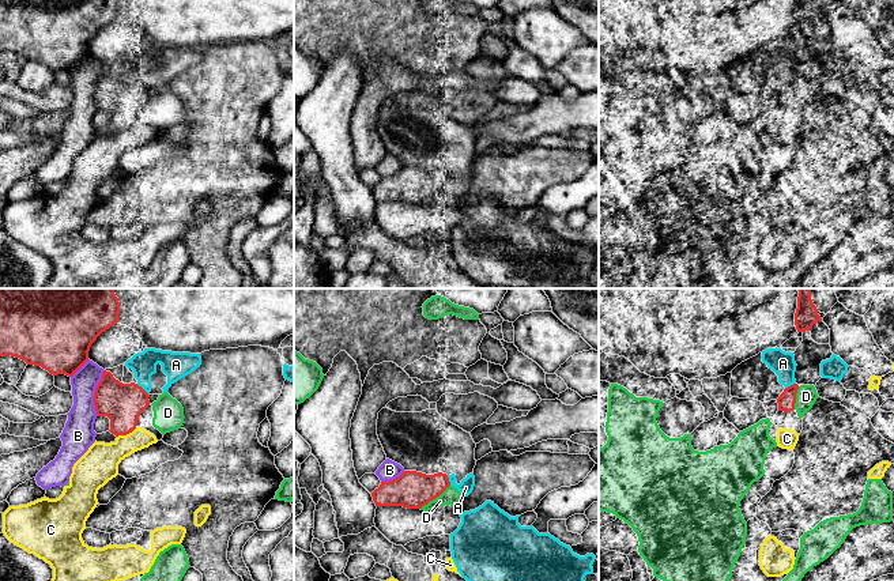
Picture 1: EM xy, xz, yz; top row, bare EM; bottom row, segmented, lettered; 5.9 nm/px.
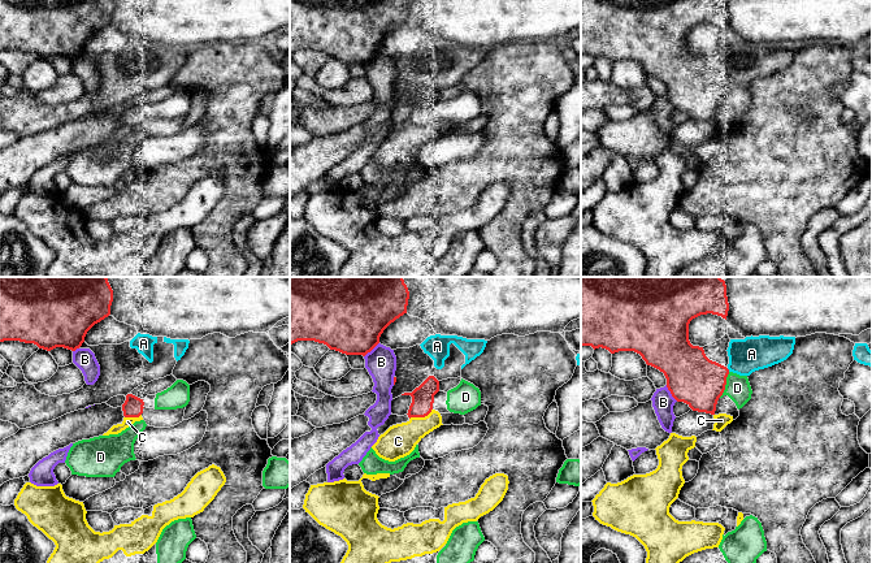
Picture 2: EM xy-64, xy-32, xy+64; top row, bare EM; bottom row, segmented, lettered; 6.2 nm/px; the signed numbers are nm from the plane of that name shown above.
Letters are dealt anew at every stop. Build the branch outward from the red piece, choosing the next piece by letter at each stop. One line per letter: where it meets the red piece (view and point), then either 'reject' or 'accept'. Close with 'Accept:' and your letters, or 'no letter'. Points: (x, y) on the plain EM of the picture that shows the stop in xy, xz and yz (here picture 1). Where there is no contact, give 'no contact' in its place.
A: xy (143, 85) | reject
B: xy (94, 89) | reject
C: xy (127, 128) | reject
D: xz (434, 193) | reject
Accept: no letter

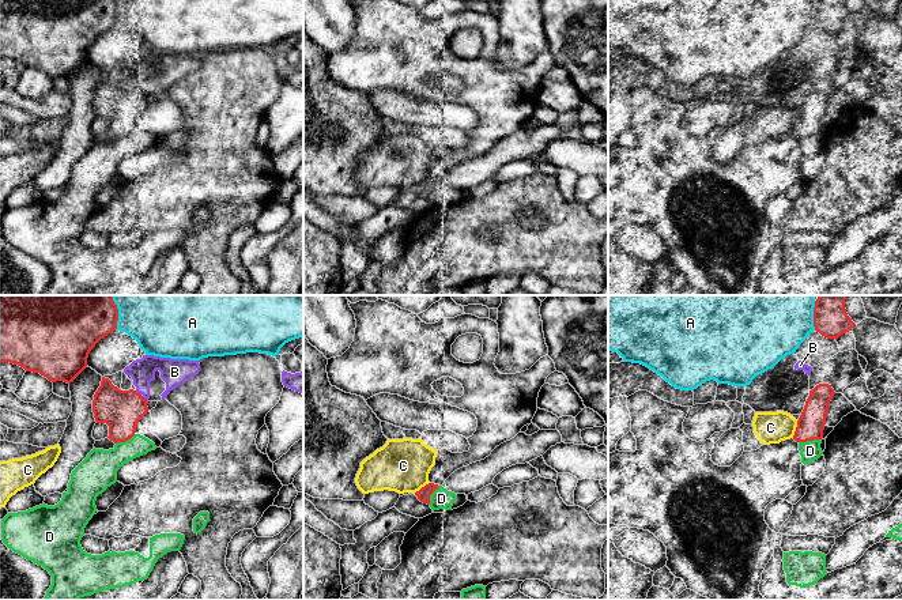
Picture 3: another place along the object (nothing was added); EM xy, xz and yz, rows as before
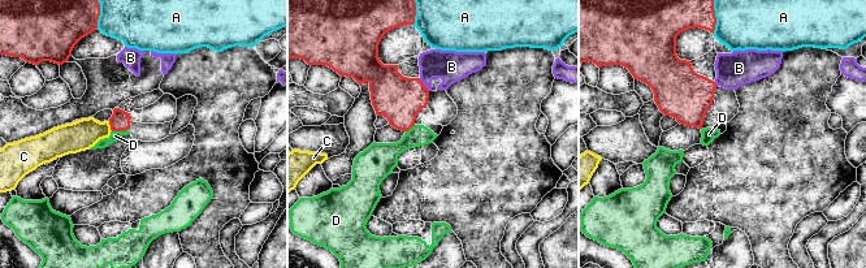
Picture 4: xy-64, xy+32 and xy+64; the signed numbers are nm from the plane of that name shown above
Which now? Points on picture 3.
A: xy (117, 12) | reject
B: xy (142, 91) | reject
C: yz (796, 124) | reject
D: yz (810, 135) | reject
Accept: no letter

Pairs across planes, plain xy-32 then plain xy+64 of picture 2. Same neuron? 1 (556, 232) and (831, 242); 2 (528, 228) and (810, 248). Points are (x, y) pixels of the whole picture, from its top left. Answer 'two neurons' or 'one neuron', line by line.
1: one neuron
2: one neuron

